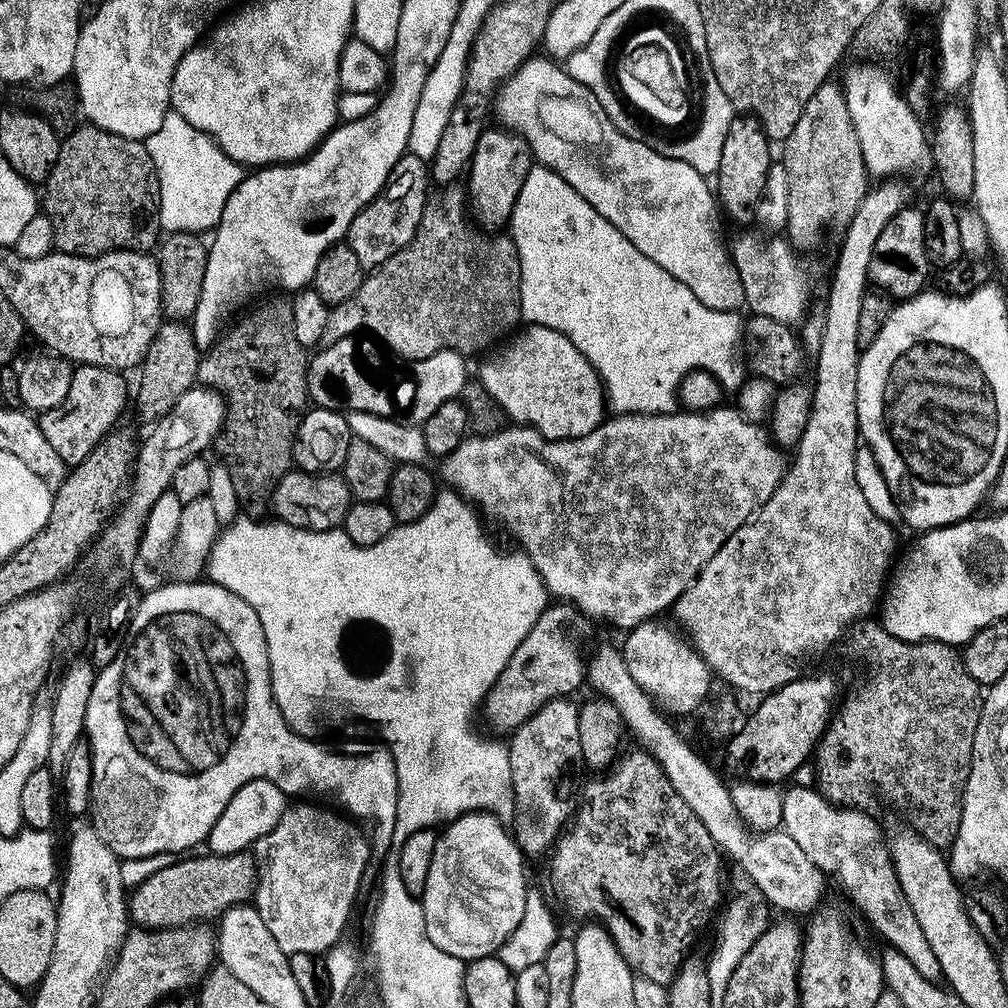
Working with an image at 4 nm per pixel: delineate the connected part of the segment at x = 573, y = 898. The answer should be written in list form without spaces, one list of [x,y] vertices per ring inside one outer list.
[[[643,750],[628,752],[619,757],[611,765],[610,770],[605,771],[597,780],[592,780],[584,788],[584,793],[579,793],[578,807],[571,817],[572,825],[561,834],[555,837],[552,852],[552,869],[548,876],[552,879],[552,888],[556,891],[556,896],[573,912],[576,916],[588,916],[584,918],[595,918],[610,934],[614,946],[620,951],[622,958],[627,962],[628,967],[632,969],[636,976],[644,976],[650,982],[664,986],[671,981],[672,977],[680,971],[685,963],[684,951],[688,948],[688,943],[692,940],[692,935],[703,926],[708,915],[719,909],[720,904],[720,859],[722,853],[717,848],[706,827],[698,820],[697,815],[686,806],[686,802],[678,796],[677,790],[674,790],[670,784],[669,778],[663,773],[662,766],[649,754]]]

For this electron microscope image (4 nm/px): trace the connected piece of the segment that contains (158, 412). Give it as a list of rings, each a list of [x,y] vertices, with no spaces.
[[[165,319],[154,334],[143,360],[138,365],[140,385],[134,388],[136,412],[147,422],[160,420],[196,383],[196,371],[202,352],[196,347],[194,334],[187,323]]]

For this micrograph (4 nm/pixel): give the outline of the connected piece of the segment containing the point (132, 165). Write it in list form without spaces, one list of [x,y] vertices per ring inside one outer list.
[[[81,123],[61,139],[58,158],[42,182],[42,212],[52,223],[52,239],[59,251],[75,256],[100,256],[117,250],[151,249],[158,240],[157,181],[145,141],[122,138],[94,124]]]

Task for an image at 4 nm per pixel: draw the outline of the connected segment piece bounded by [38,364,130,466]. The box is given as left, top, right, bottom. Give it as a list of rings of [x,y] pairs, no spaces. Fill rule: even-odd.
[[[93,364],[79,365],[72,373],[70,390],[66,390],[66,398],[62,403],[56,408],[51,408],[49,412],[39,413],[38,419],[42,434],[46,434],[46,442],[50,442],[50,446],[54,446],[61,465],[81,464],[90,454],[90,450],[94,450],[94,446],[98,446],[100,439],[117,427],[116,419],[119,418],[124,408],[124,402],[127,398],[129,401],[130,398],[130,388],[124,385],[124,380],[120,376],[123,375],[111,368],[99,368]]]

